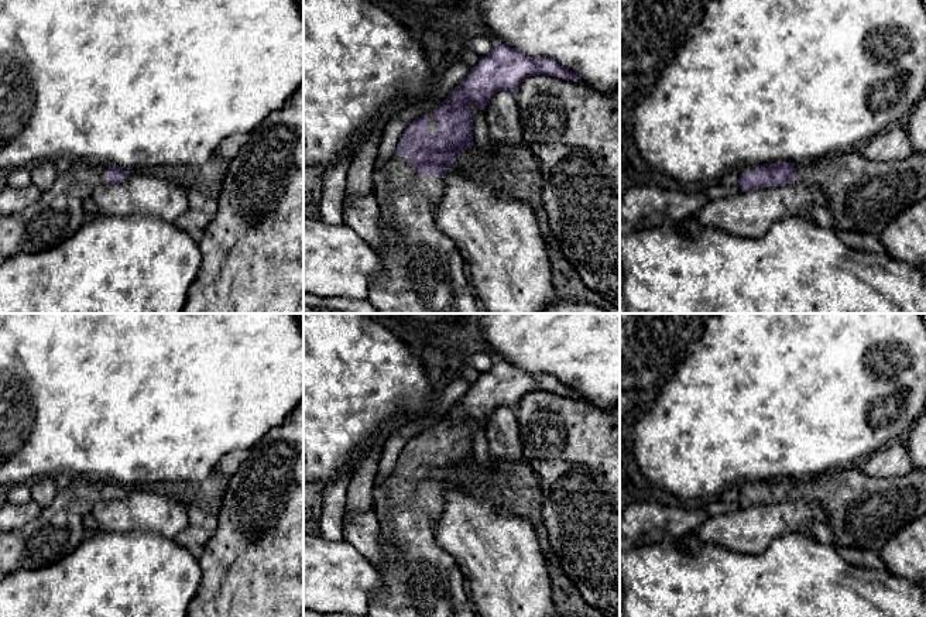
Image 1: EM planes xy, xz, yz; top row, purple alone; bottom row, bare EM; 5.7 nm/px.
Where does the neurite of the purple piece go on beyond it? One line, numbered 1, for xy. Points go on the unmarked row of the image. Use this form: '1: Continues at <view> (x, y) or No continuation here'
1: Continues at xy (58, 531)

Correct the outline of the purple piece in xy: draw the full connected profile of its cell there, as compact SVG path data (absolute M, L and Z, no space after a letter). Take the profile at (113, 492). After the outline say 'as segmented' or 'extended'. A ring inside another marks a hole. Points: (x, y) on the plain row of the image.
M72 474L71 483L56 490L54 501L41 514L17 531L0 532L0 576L17 569L40 569L65 559L86 539L83 518L100 500L117 500L128 489L92 474Z; extended

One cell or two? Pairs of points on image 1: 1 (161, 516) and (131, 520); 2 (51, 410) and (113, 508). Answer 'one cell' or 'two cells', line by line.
1: one cell
2: two cells

